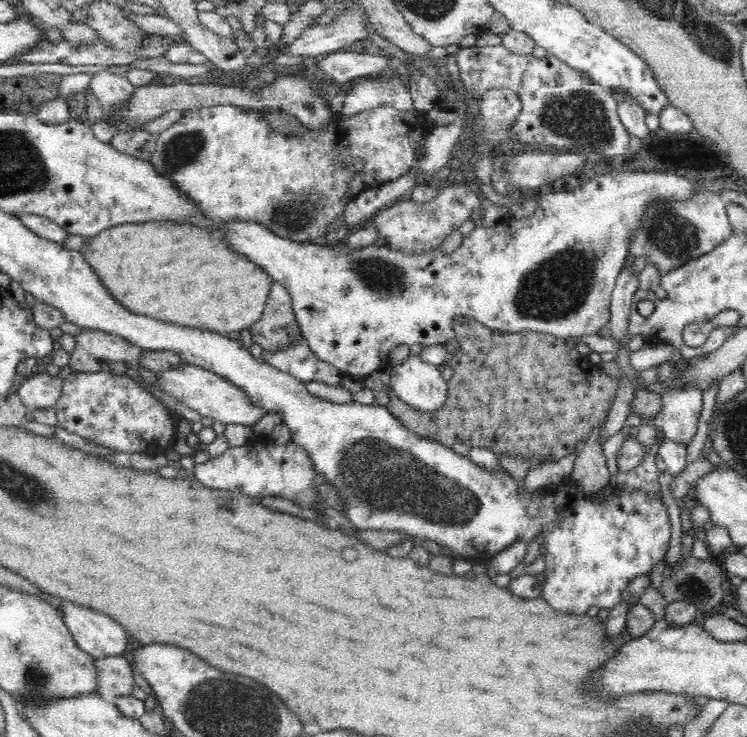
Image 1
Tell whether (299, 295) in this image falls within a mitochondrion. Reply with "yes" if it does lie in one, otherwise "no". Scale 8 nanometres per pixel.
no

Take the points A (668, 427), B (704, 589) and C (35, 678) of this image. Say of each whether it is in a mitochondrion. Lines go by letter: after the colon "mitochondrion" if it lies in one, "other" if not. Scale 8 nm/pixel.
A: other
B: mitochondrion
C: mitochondrion

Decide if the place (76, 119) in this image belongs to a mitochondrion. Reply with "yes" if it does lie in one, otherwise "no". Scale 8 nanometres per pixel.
no

